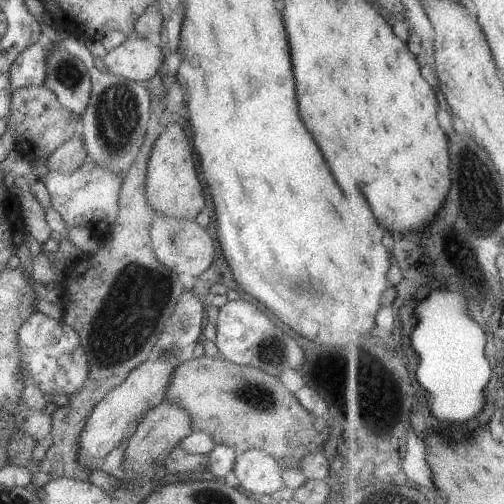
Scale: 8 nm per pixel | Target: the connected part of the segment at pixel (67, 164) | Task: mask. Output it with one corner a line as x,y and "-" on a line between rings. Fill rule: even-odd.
77,125
73,137
63,142
47,159
48,171
72,172
77,169
88,157
82,140
82,130

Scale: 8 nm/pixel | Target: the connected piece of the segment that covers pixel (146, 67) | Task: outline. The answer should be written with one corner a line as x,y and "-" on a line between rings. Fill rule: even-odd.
131,36
107,52
102,61
108,73
144,83
159,74
159,66
163,66
161,60
166,52
164,46
151,42
151,39

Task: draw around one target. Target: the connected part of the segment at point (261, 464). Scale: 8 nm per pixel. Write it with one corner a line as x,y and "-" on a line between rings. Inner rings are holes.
248,449
237,454
232,470
239,488
247,494
267,497
284,487
278,463
260,449

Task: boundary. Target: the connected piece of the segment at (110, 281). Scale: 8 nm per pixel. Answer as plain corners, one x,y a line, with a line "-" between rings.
147,126
137,155
122,178
118,197
118,214
107,240
99,241
96,252
85,252
82,258
67,264
61,281
61,308
64,324
79,336
87,358
87,380
83,389
70,395
66,406
53,406
52,442
42,460
33,458
35,442
18,429
8,441
7,465
26,467
32,473
29,487
41,489
47,482
58,477
75,481
92,479
95,468
90,470
78,462
78,439
85,420
95,404
154,354
154,345
170,323
174,306
181,298
184,287
177,273
162,266
154,256
148,234
155,212
148,206
145,197
145,176
149,154
161,135
160,127

